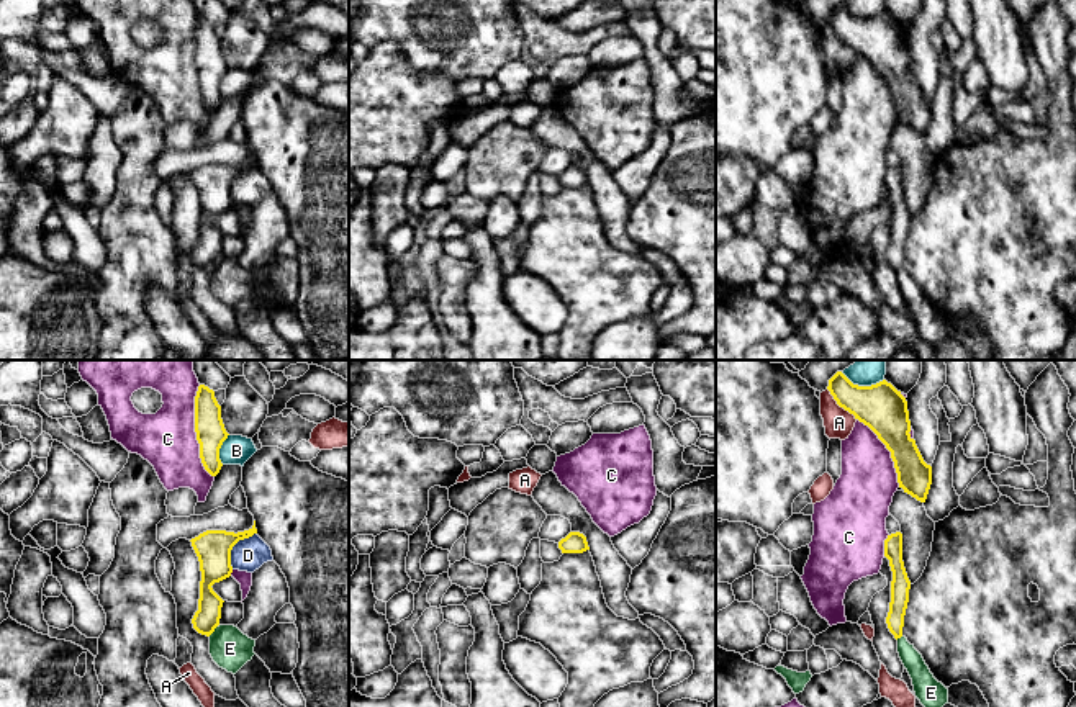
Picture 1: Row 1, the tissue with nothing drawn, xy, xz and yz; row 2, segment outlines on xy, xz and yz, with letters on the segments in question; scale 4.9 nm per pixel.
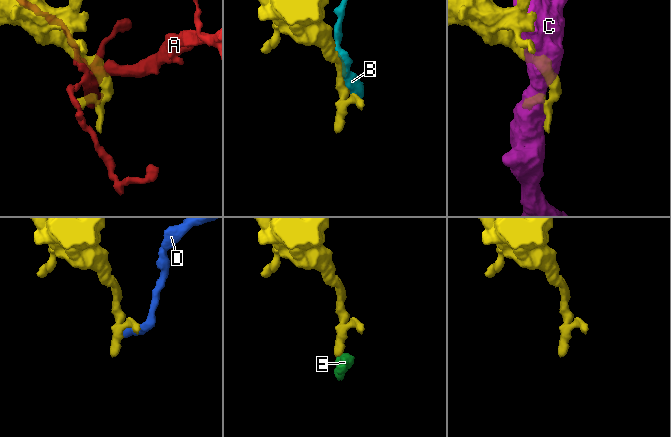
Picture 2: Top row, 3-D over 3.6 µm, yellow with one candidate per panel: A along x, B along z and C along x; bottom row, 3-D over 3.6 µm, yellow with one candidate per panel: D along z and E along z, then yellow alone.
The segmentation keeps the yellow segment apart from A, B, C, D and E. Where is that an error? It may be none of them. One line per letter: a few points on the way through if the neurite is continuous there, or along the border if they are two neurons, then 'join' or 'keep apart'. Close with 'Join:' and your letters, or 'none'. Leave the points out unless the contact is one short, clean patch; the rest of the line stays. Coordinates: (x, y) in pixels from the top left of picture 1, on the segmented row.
A: border yz (827, 388), (832, 398), (855, 419); keep apart
B: keep apart
C: keep apart
D: keep apart
E: way xy (207, 617), (207, 624), (213, 630), (230, 648); join
Join: E

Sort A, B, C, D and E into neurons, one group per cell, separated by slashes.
A / B / C / D / E

